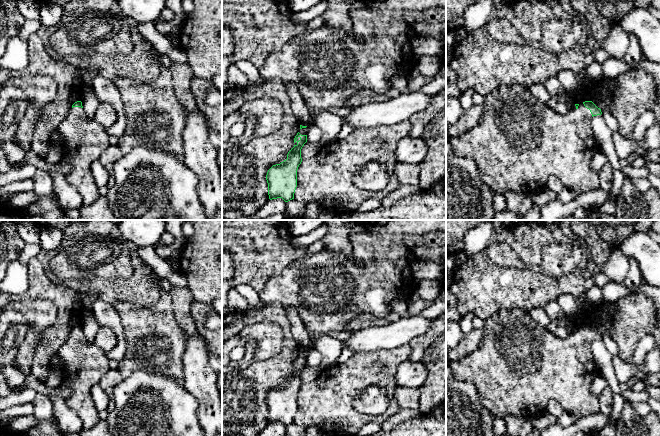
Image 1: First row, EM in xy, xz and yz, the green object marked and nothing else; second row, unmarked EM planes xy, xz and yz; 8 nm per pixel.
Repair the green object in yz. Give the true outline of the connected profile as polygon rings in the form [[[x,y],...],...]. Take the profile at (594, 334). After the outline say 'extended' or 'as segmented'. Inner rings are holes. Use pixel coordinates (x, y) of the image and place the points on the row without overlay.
[[[524,309],[500,310],[485,321],[480,345],[471,354],[457,361],[449,361],[458,381],[472,384],[478,390],[482,403],[494,417],[513,415],[533,418],[546,410],[547,403],[555,399],[563,411],[571,413],[575,422],[581,417],[600,412],[598,396],[591,393],[591,384],[599,374],[591,350],[591,342],[601,339],[601,333],[592,325],[575,328],[565,338],[558,338],[539,326]]] | extended

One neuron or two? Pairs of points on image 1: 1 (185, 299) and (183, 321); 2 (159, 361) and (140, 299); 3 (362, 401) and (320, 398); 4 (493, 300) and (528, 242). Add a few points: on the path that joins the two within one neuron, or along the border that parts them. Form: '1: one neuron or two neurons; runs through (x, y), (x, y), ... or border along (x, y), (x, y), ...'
1: one neuron; runs through (183, 304), (183, 316)
2: two neurons; border along (160, 291), (158, 300), (149, 307), (119, 301)
3: two neurons; border along (372, 385), (356, 397), (353, 402), (355, 410)
4: one neuron; runs through (509, 288), (531, 268), (531, 258)

